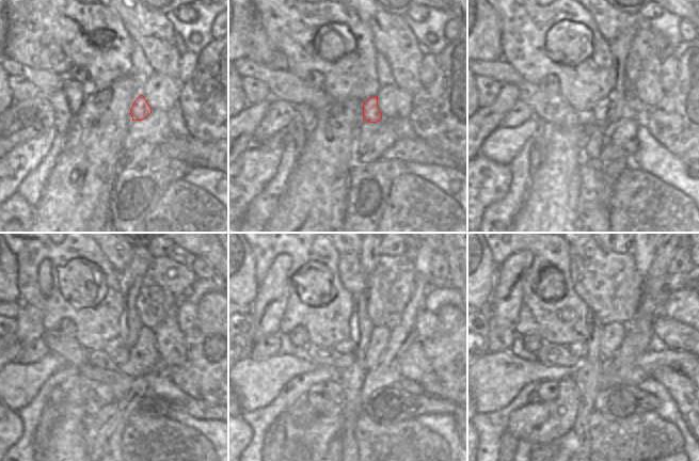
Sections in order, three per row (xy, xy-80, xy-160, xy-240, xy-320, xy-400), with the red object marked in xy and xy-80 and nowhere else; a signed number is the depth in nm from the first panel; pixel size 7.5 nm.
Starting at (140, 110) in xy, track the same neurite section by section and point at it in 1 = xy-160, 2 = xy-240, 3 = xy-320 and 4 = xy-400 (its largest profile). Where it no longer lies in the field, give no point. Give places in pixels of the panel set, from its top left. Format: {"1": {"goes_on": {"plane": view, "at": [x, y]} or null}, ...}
{"1": {"goes_on": {"plane": "xy-160", "at": [600, 113]}}, "2": {"goes_on": {"plane": "xy-240", "at": [98, 359]}}, "3": {"goes_on": {"plane": "xy-320", "at": [327, 356]}}, "4": {"goes_on": {"plane": "xy-400", "at": [550, 354]}}}

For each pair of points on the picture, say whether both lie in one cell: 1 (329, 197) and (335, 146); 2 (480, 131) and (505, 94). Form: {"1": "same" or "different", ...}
{"1": "same", "2": "same"}

